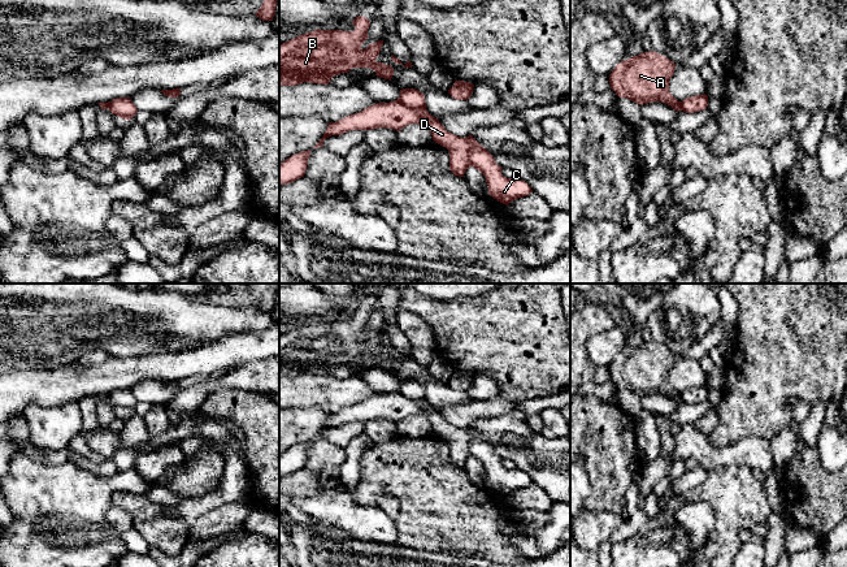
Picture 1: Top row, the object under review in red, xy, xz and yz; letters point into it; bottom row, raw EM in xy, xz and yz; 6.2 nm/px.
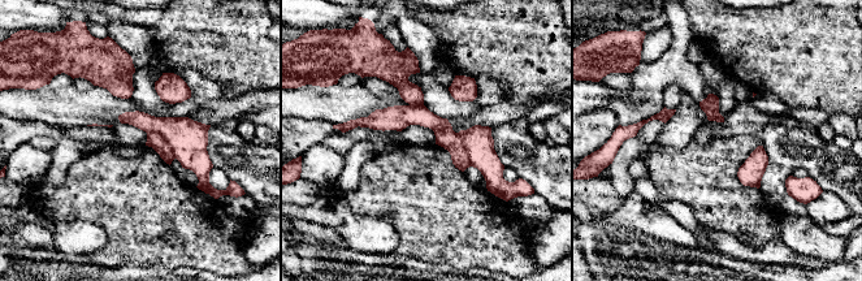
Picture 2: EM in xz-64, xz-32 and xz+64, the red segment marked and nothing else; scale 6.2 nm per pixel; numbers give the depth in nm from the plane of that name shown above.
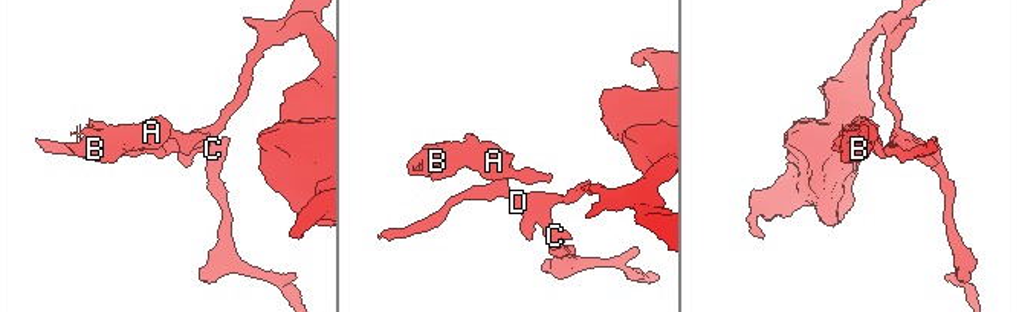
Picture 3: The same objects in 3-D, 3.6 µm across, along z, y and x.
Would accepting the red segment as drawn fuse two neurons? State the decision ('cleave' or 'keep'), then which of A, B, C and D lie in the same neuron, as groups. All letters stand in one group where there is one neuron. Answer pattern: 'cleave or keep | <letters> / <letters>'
cleave | A B D / C

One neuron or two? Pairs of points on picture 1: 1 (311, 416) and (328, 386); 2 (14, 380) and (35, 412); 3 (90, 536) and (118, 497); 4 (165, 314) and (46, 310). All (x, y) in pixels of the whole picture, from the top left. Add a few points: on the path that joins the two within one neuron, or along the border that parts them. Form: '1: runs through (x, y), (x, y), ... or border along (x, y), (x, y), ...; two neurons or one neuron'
1: border along (292, 406), (318, 406), (328, 414); two neurons
2: border along (60, 403), (29, 403), (20, 412); two neurons
3: border along (140, 493), (114, 492), (111, 501); two neurons
4: runs through (135, 311), (114, 307), (75, 307); one neuron

